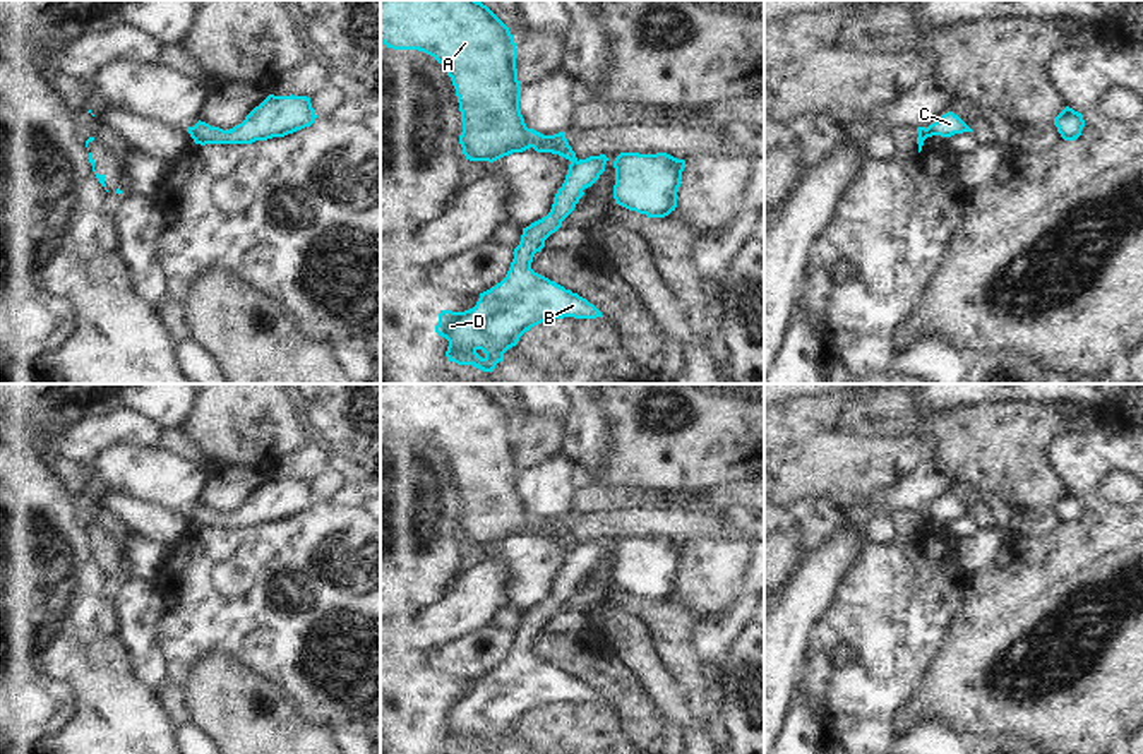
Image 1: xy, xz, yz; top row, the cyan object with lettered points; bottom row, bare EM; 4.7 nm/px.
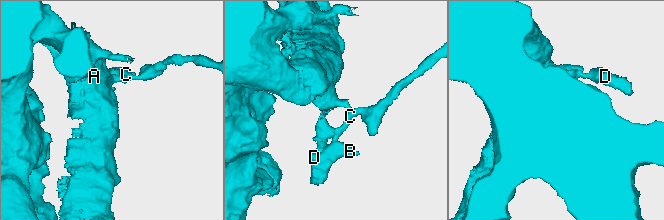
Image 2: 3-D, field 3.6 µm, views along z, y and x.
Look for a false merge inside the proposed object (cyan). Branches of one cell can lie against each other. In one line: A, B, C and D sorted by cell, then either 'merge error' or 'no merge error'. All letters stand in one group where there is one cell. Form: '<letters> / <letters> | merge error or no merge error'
A / B C D | merge error

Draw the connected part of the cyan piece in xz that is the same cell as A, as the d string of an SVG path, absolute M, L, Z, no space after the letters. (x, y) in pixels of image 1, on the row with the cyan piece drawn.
M380 0L380 41L392 50L418 50L434 57L456 89L463 132L459 144L470 161L494 163L533 147L576 163L566 132L543 135L528 129L519 110L518 48L509 27L478 0Z

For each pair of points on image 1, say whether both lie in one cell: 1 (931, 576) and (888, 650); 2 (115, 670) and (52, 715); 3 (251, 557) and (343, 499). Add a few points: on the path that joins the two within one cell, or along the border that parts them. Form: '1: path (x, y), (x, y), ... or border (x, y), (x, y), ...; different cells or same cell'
1: path (912, 595), (893, 614), (893, 631); same cell
2: border (41, 676), (74, 694), (76, 717), (59, 734); different cells
3: border (333, 499), (340, 506), (347, 506), (352, 501); different cells

